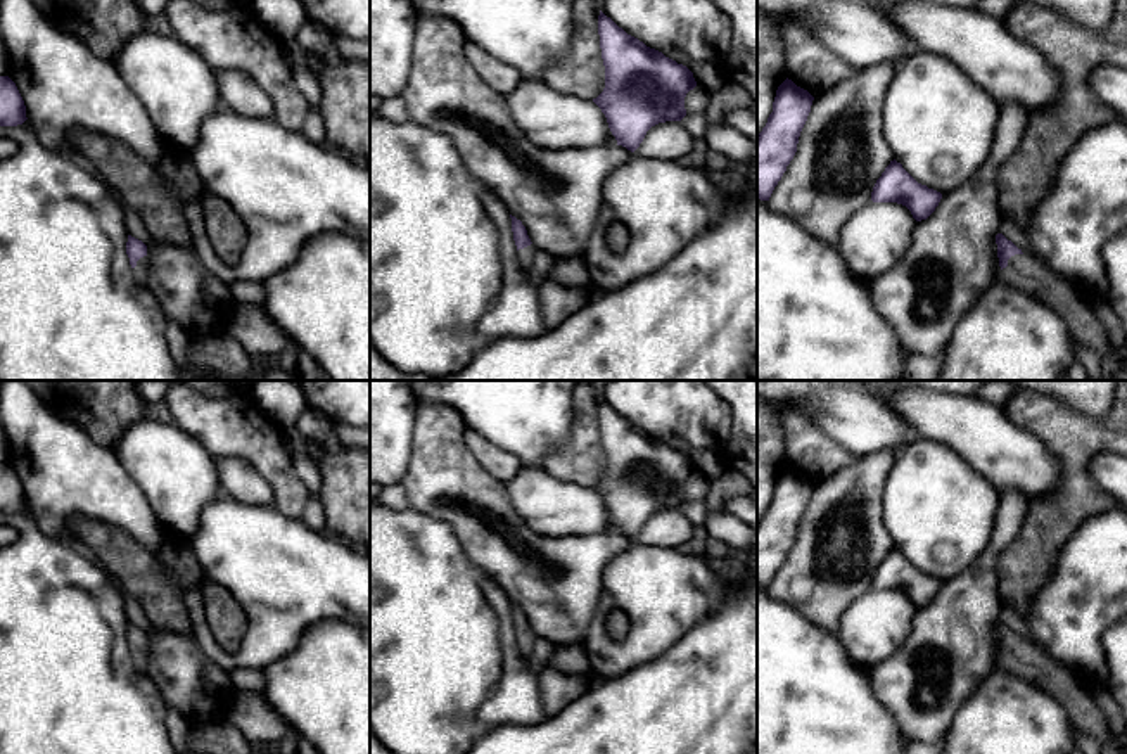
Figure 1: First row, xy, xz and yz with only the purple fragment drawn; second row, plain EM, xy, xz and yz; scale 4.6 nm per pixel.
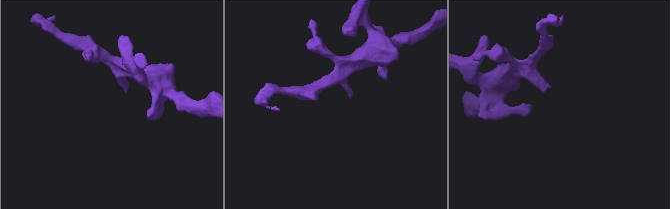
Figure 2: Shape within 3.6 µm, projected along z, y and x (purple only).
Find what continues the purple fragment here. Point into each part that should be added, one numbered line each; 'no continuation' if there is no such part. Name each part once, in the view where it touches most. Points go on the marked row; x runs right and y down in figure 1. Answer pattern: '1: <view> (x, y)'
1: yz (1025, 272)

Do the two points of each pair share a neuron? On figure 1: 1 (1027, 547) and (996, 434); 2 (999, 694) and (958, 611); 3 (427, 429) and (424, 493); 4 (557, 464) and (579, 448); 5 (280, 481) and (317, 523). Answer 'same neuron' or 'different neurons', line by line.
1: different neurons
2: different neurons
3: same neuron
4: same neuron
5: different neurons

